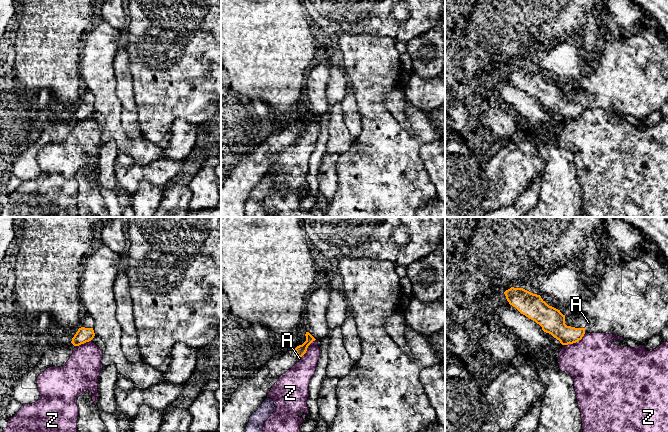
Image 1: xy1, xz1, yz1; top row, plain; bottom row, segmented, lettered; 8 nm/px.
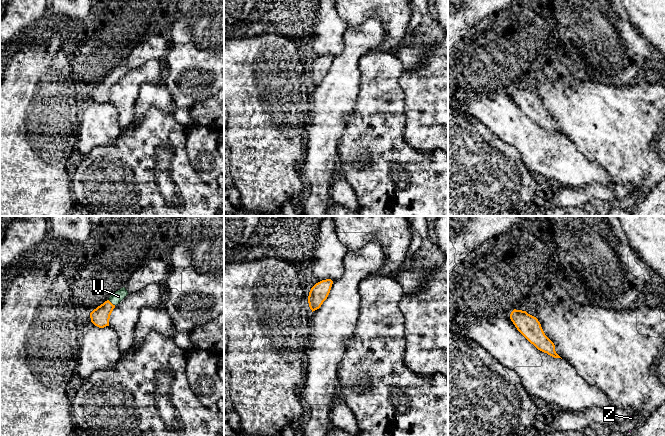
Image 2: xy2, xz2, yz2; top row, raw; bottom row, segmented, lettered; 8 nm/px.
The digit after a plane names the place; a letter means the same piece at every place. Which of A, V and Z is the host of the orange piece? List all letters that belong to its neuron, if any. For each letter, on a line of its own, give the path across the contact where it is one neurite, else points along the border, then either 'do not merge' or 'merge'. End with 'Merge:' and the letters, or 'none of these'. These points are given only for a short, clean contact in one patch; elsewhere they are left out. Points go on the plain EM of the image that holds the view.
A: way xz1 (300, 126), (299, 132), (299, 134); merge
V: way xy2 (100, 92), (111, 79), (118, 72); merge
Z: border yz1 (585, 108), (577, 117), (563, 121); do not merge
Merge: A, V

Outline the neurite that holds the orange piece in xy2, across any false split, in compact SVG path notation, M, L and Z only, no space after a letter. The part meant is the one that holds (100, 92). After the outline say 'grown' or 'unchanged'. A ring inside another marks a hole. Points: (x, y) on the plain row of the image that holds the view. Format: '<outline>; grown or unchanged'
M125 63L112 70L107 77L105 77L90 89L91 98L99 104L109 102L109 95L113 85L128 70L129 69Z; grown

